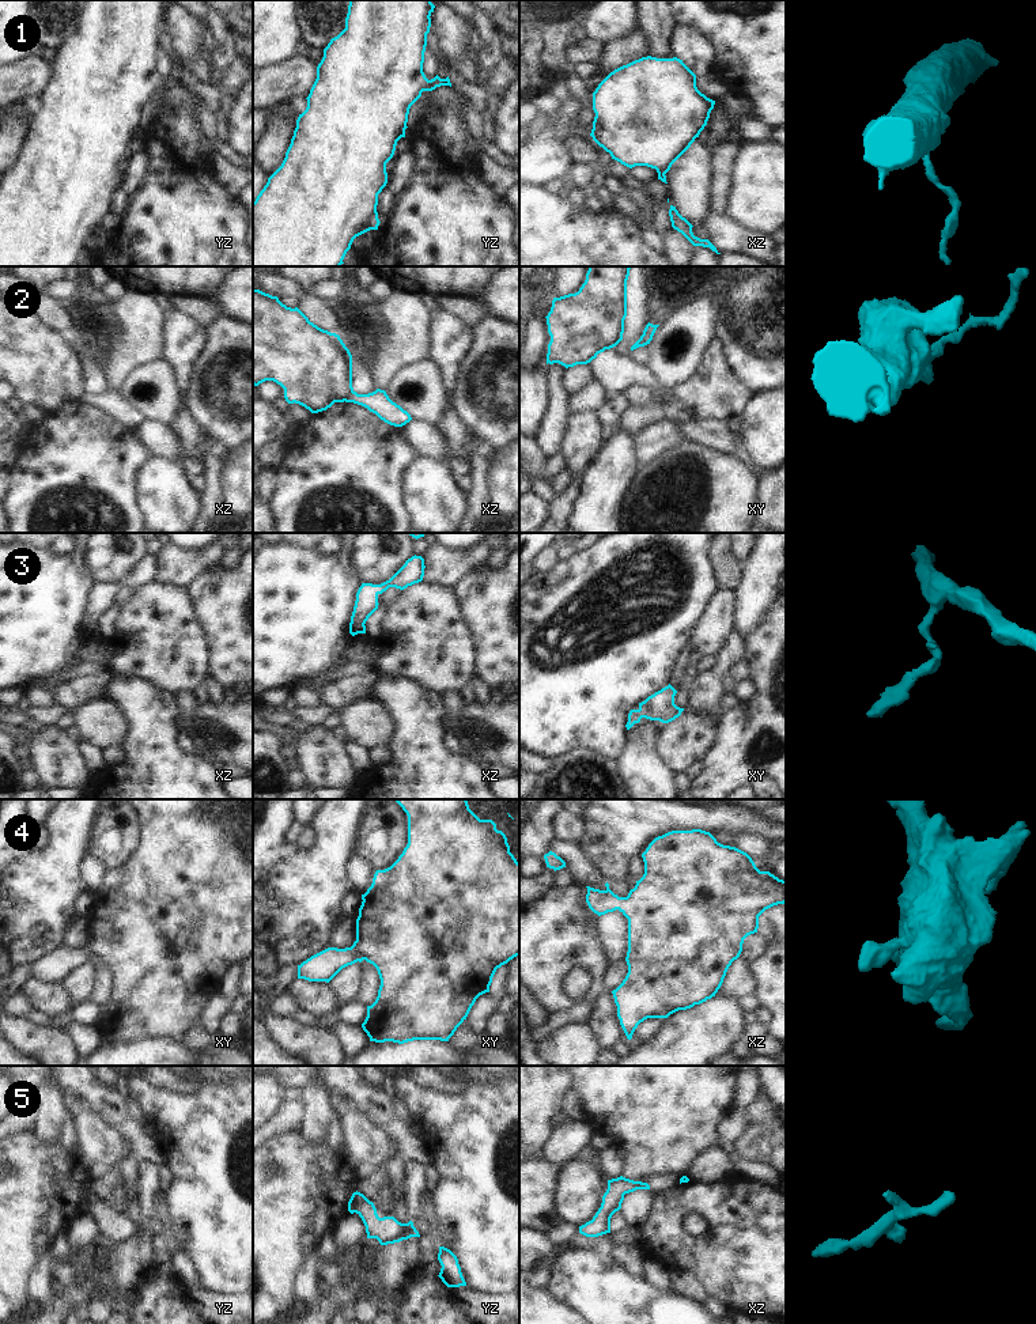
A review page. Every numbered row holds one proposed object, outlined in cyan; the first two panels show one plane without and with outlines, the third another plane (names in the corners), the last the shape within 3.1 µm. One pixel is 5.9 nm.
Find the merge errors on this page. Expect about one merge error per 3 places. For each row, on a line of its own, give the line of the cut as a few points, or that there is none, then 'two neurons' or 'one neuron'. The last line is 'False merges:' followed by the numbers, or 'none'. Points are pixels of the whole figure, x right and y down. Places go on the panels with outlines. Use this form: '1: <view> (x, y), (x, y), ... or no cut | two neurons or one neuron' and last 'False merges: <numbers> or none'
1: no cut | one neuron
2: xz (352, 390), (344, 400) | two neurons
3: no cut | one neuron
4: no cut | one neuron
5: no cut | one neuron
False merges: 2

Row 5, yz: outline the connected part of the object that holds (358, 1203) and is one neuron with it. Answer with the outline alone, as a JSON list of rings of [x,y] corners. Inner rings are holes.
[[[358,1191],[352,1194],[348,1202],[348,1211],[351,1214],[356,1213],[362,1218],[367,1238],[377,1238],[381,1245],[420,1237],[412,1221],[401,1223],[394,1217],[379,1218],[374,1203]]]

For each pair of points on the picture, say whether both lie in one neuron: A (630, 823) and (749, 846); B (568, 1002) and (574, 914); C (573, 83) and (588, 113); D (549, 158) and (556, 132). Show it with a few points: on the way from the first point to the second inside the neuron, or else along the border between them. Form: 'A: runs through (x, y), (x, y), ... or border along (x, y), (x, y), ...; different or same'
A: border along (734, 835), (755, 832), (767, 836); different
B: runs through (556, 980), (556, 934); same
C: runs through (579, 90), (586, 99), (586, 106); same
D: runs through (549, 151), (555, 139); same

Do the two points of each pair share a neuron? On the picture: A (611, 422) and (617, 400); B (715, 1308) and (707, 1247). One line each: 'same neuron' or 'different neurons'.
A: same neuron
B: different neurons

